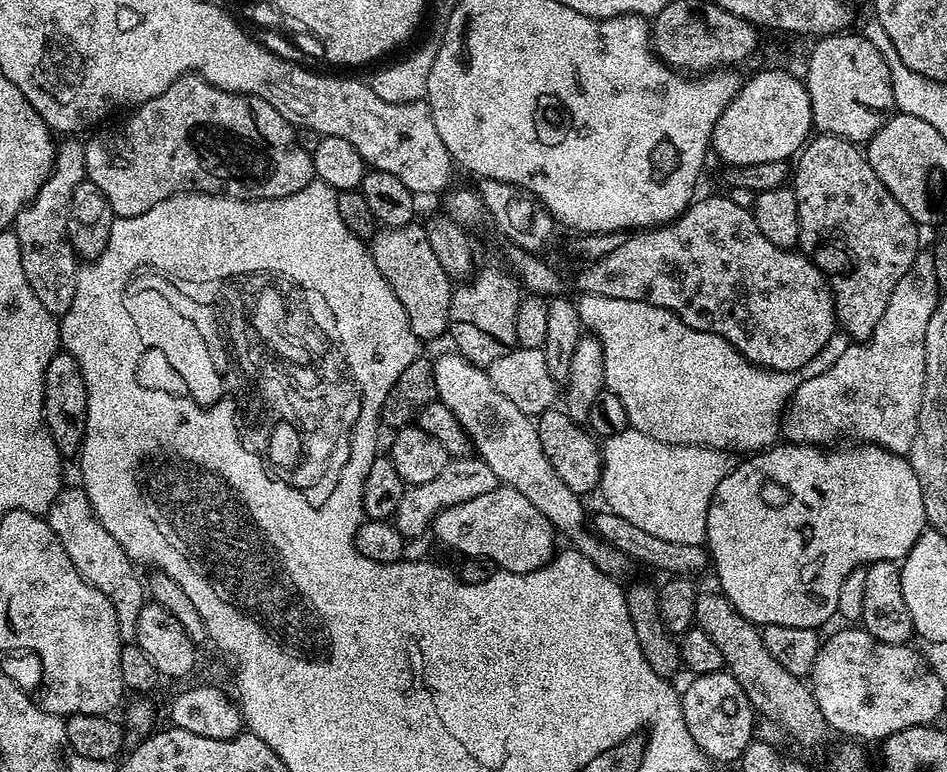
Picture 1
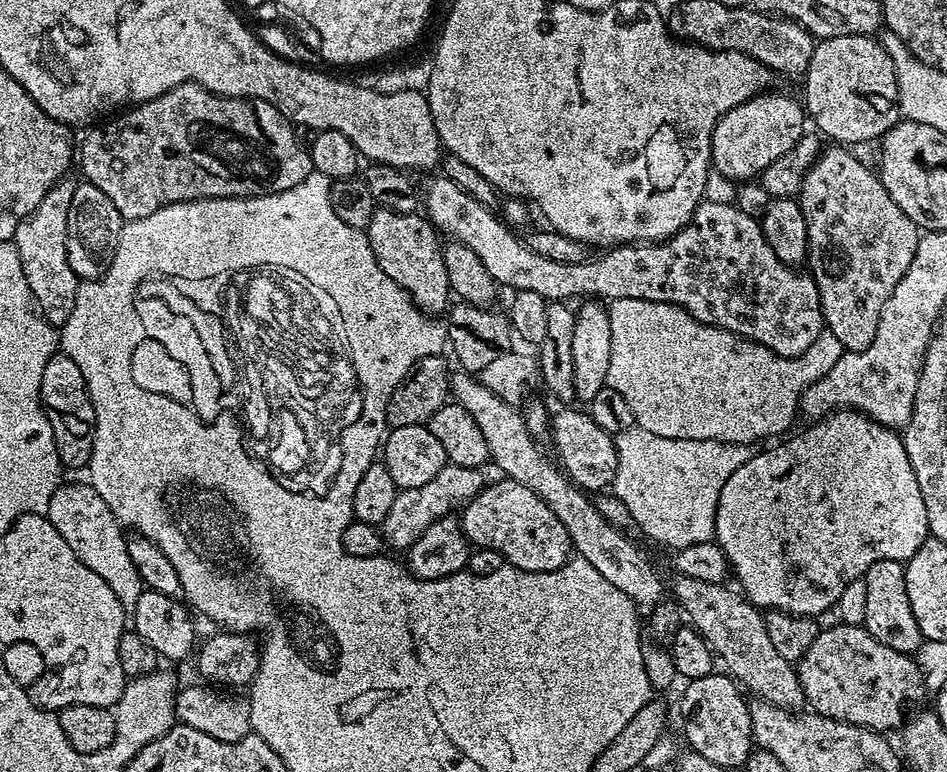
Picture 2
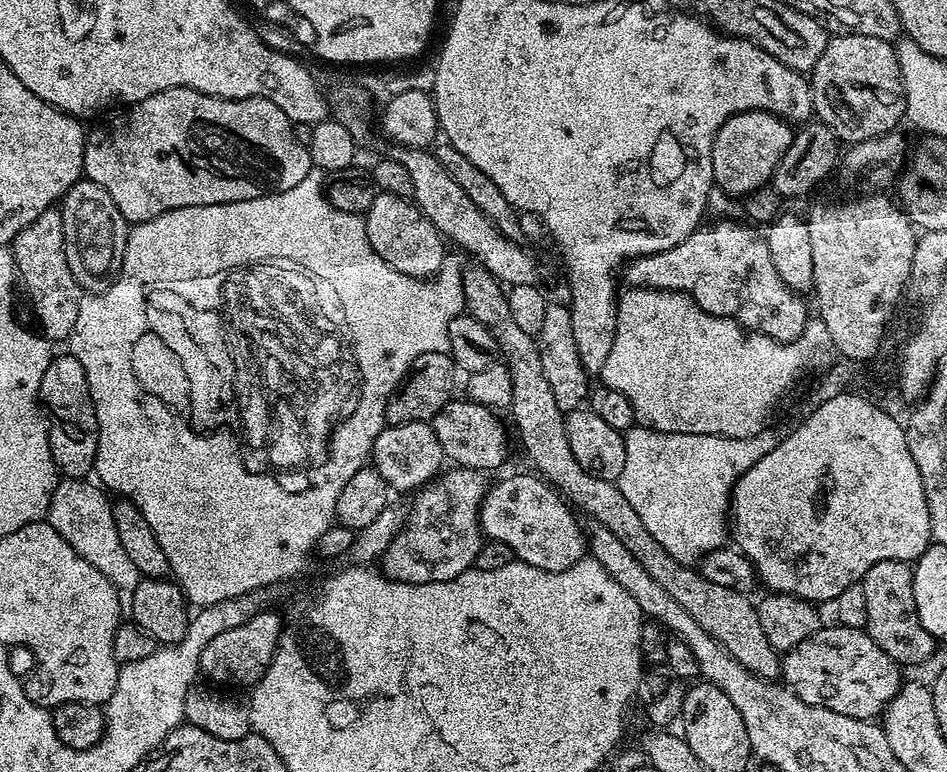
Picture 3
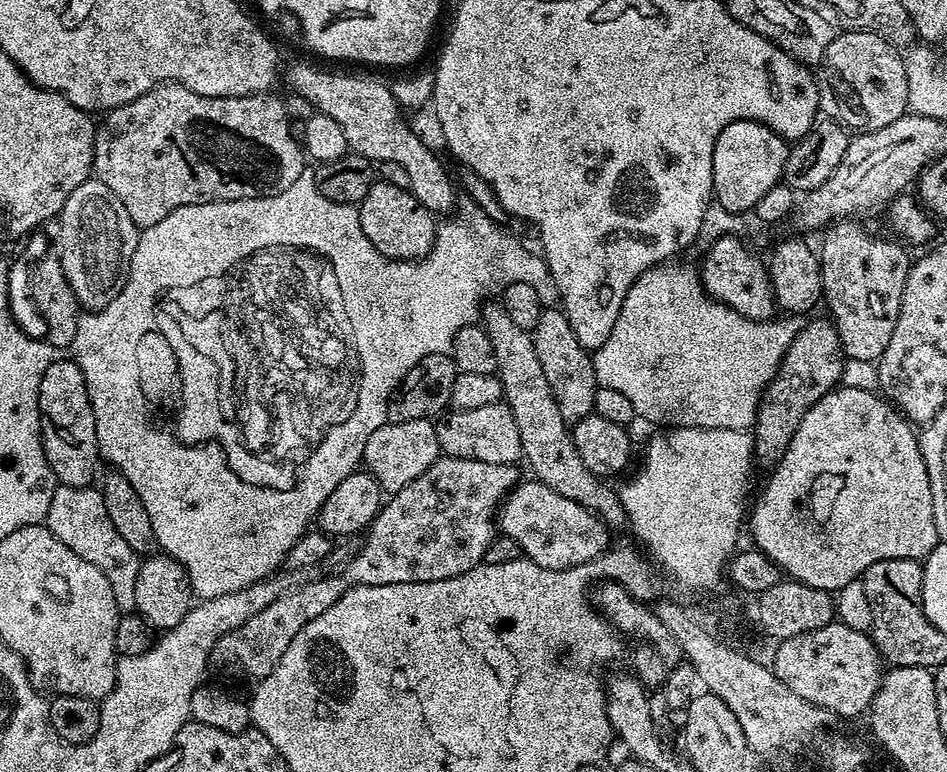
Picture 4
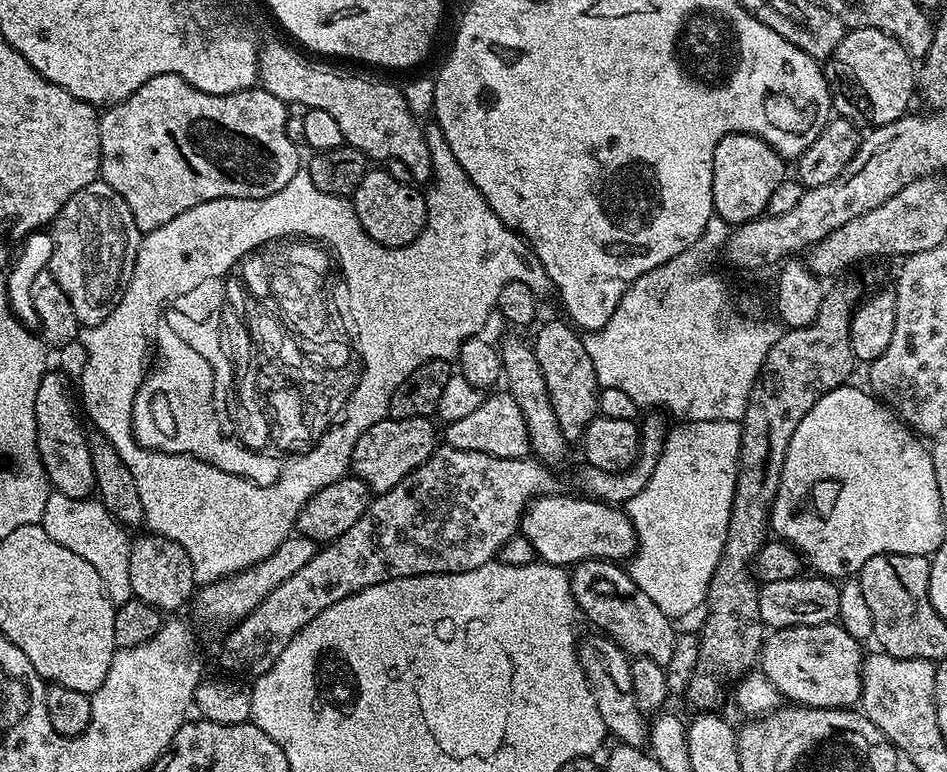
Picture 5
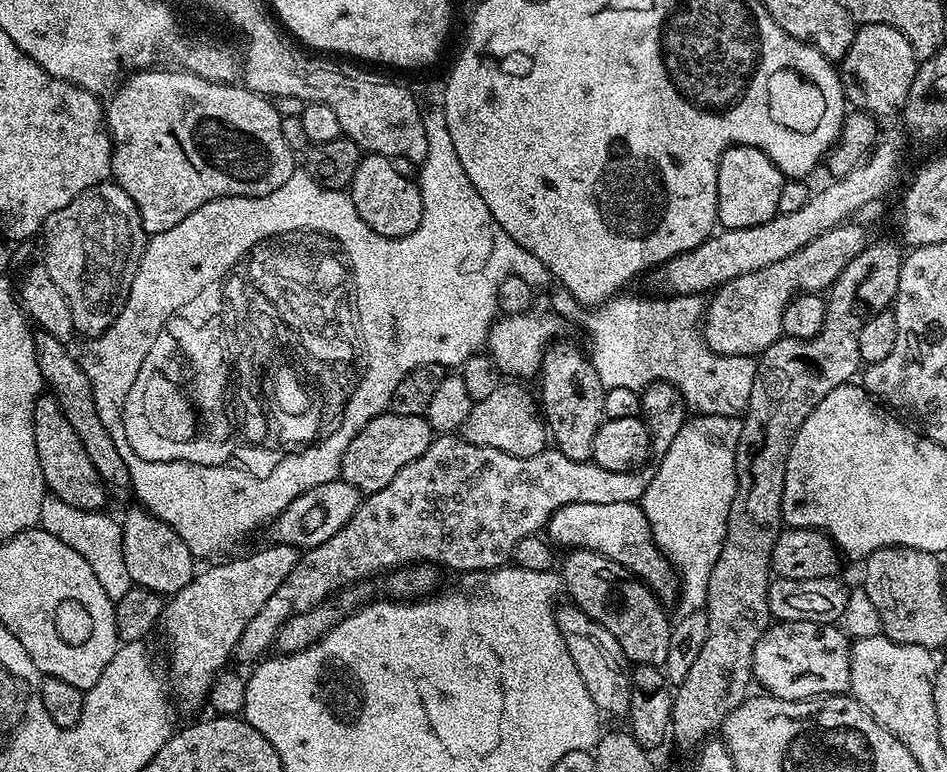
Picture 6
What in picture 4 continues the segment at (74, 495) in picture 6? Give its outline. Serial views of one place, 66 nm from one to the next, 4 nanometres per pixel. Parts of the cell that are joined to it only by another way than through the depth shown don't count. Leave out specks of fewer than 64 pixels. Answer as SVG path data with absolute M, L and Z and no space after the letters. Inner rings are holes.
M60 358L53 359L50 366L46 366L46 374L42 374L42 386L38 386L38 406L40 407L40 435L44 438L44 453L46 454L46 462L50 462L50 470L54 470L57 481L66 487L86 488L93 483L92 479L96 476L96 463L101 463L102 457L100 454L100 443L96 437L96 423L94 422L94 410L92 403L88 397L86 390L86 378L82 374L79 364L75 359L68 358L68 360L60 360Z

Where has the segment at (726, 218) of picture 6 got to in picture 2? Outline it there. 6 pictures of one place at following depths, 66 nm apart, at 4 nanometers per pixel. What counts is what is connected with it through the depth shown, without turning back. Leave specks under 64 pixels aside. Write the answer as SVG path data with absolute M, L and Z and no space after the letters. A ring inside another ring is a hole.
M761 94L734 106L724 117L717 122L712 131L712 162L711 167L717 168L726 178L737 182L752 182L759 177L770 162L782 158L798 142L798 138L806 131L806 109L799 99L786 96L772 96Z

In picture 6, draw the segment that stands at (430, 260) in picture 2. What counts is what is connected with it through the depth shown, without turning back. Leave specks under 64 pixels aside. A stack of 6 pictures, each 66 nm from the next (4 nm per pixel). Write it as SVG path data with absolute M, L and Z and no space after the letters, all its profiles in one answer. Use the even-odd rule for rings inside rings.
M361 155L352 175L350 195L362 222L383 236L405 236L422 222L422 192L415 179L402 178L387 156Z

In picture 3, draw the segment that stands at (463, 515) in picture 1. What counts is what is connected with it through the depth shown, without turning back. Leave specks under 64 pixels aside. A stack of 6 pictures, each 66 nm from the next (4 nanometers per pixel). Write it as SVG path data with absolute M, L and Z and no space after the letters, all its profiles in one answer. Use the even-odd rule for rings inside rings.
M531 475L508 476L505 480L498 481L493 488L491 485L487 489L484 500L480 503L480 531L488 540L506 542L513 557L523 564L538 566L538 570L547 572L561 572L574 566L574 562L585 559L586 532L585 529L580 529L580 524L576 521L577 513L569 507L564 497L539 475Z

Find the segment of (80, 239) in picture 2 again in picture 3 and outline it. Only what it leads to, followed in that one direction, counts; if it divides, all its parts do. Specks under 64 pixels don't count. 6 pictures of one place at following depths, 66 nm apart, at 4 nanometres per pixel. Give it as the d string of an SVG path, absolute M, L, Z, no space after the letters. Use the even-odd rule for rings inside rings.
M82 178L64 195L62 222L66 262L85 293L105 292L116 280L126 254L130 225L128 219L114 206L114 198L93 180Z

